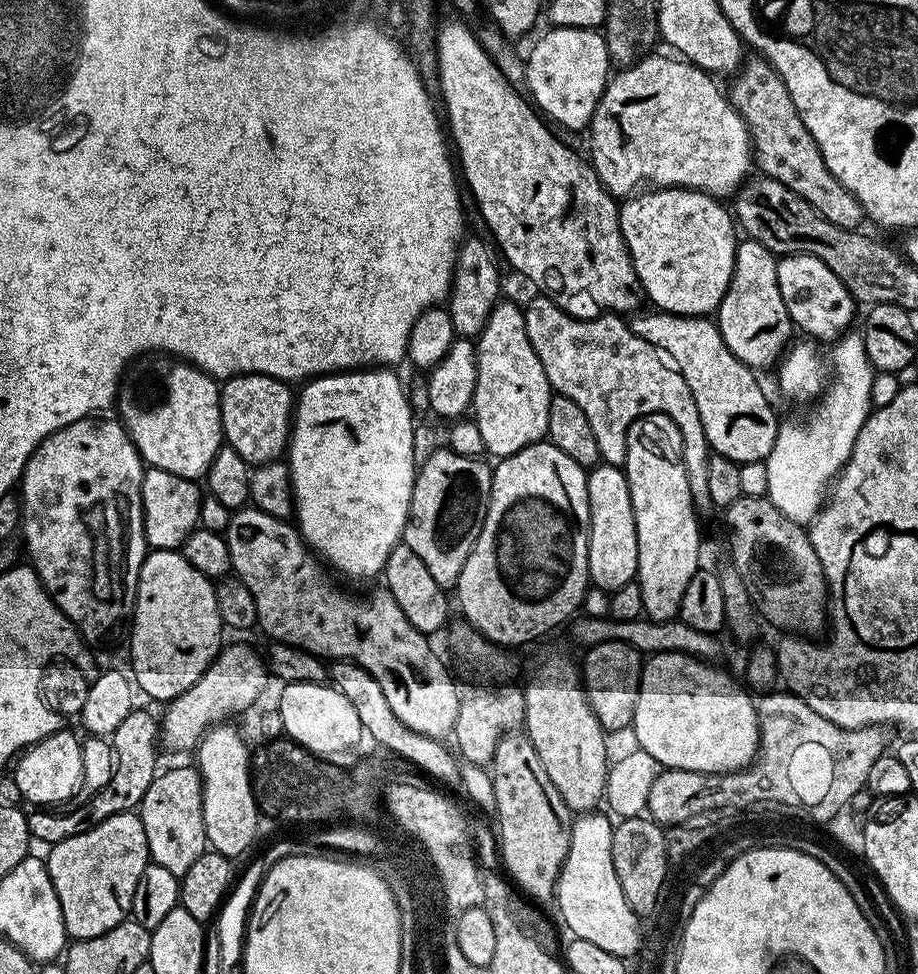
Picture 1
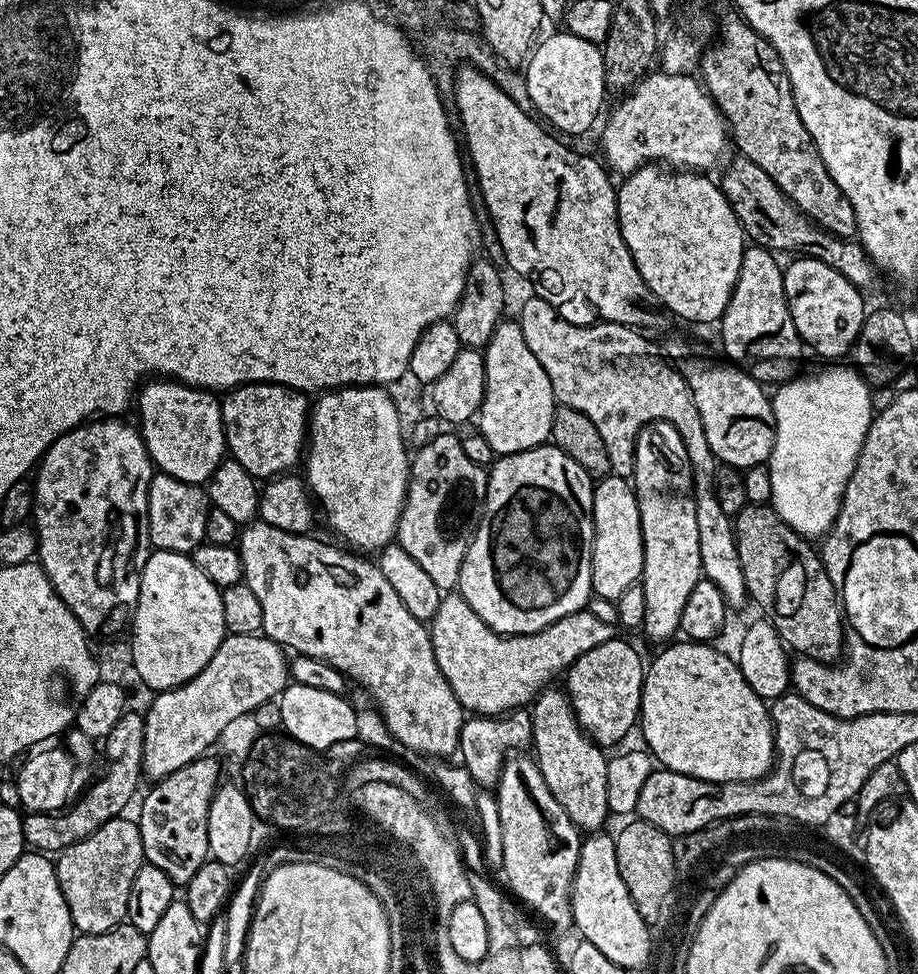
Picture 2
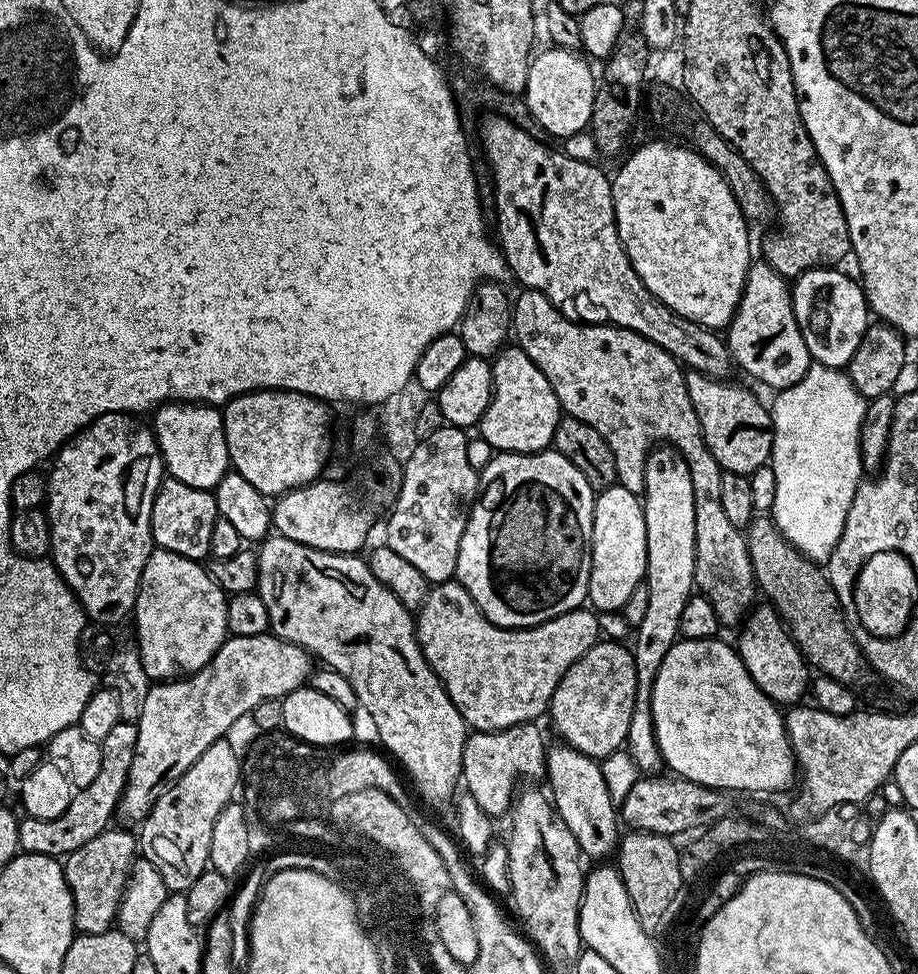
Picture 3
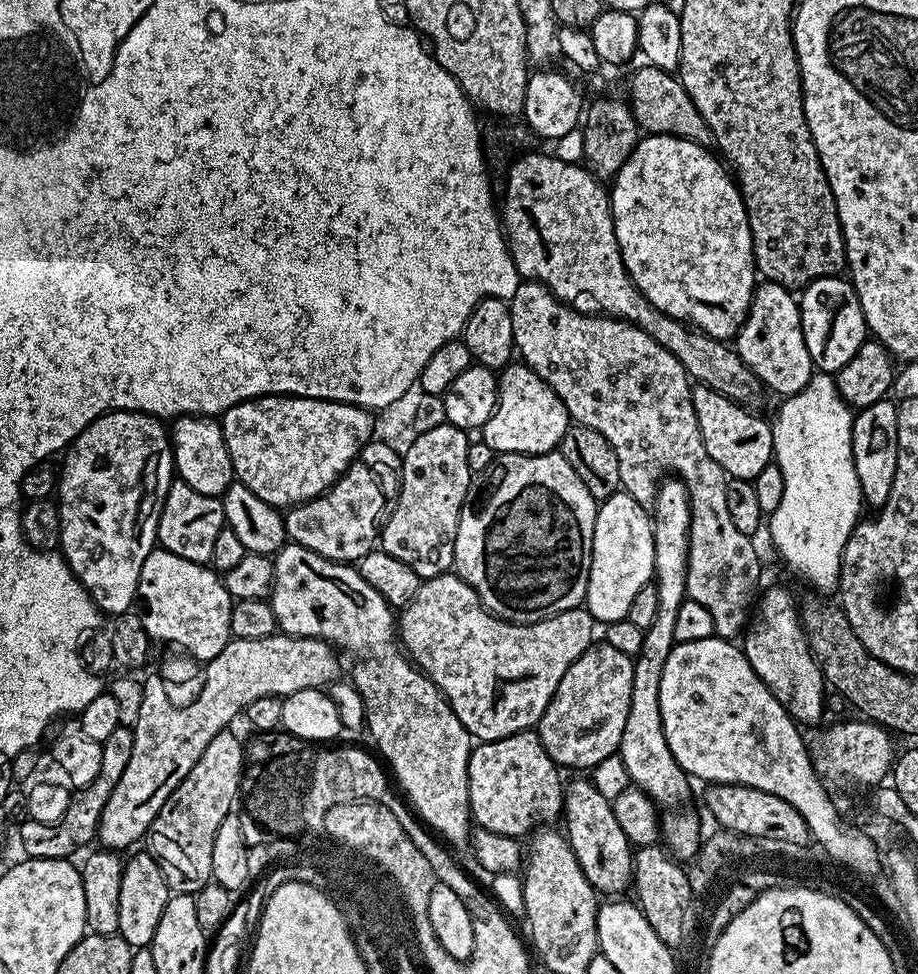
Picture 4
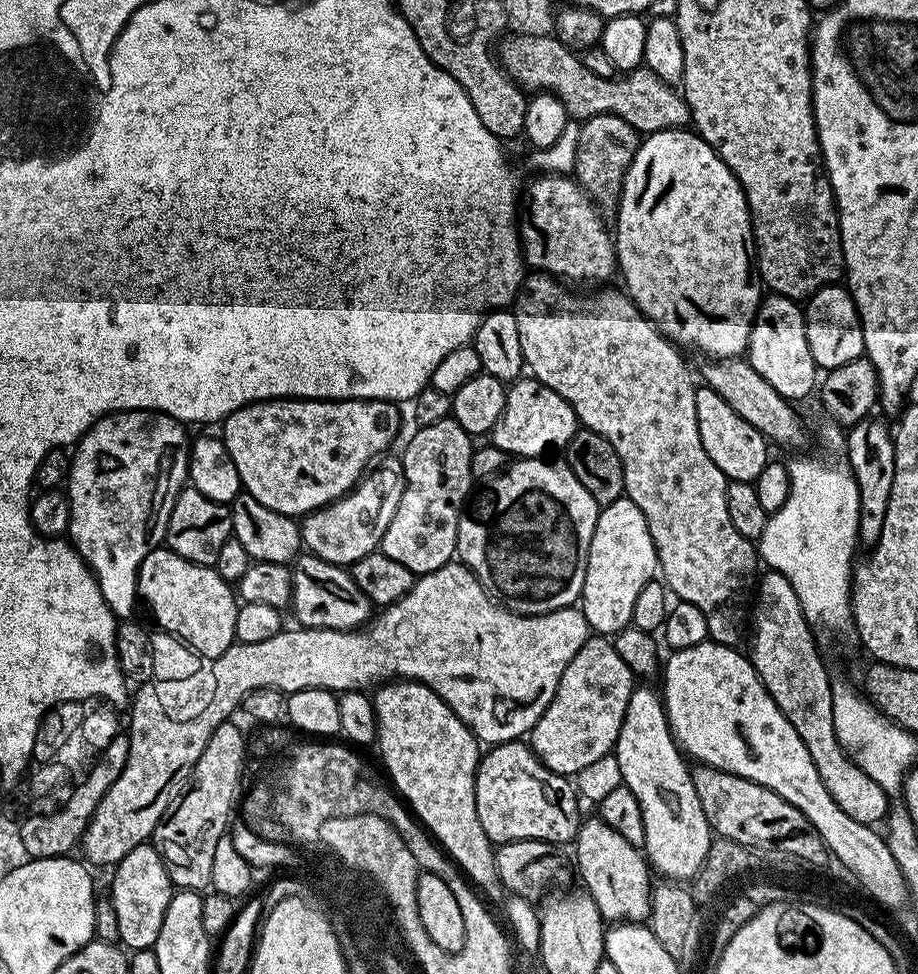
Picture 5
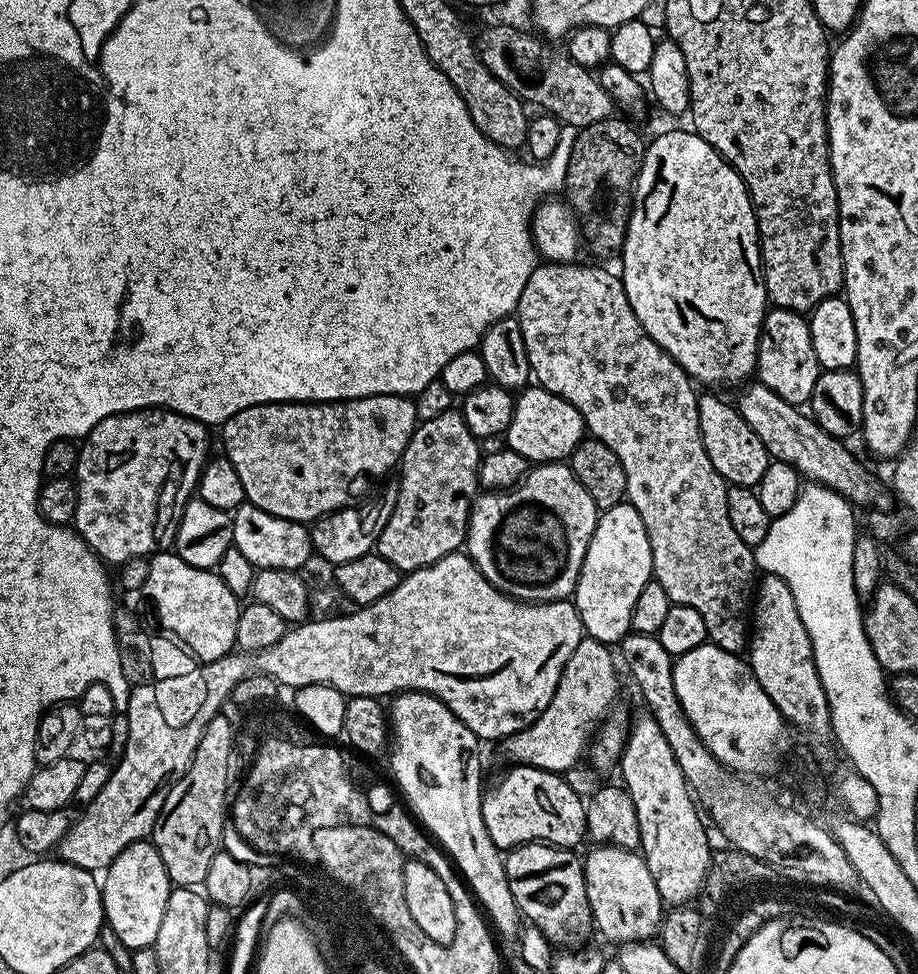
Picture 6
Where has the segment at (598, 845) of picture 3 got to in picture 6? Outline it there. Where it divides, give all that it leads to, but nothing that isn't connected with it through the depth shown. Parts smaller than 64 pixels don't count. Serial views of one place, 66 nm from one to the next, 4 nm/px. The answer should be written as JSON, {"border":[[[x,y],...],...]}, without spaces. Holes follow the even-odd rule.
{"border":[[[616,844],[593,847],[589,856],[583,857],[586,897],[592,911],[592,922],[597,933],[604,935],[615,946],[648,942],[659,933],[664,922],[666,905],[654,886],[654,874],[646,866],[643,855]]]}

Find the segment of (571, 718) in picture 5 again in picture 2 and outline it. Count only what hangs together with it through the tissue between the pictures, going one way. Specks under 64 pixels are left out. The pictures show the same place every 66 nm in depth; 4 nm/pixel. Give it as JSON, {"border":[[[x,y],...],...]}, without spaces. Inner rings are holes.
{"border":[[[614,638],[610,642],[602,642],[598,646],[594,646],[594,650],[586,650],[566,669],[568,700],[572,703],[576,721],[580,723],[580,727],[587,732],[594,743],[601,746],[616,744],[619,740],[627,738],[628,731],[632,727],[634,729],[637,727],[640,714],[640,699],[644,693],[645,671],[645,661],[640,661],[635,646],[627,644],[626,641],[620,640],[620,638]]]}

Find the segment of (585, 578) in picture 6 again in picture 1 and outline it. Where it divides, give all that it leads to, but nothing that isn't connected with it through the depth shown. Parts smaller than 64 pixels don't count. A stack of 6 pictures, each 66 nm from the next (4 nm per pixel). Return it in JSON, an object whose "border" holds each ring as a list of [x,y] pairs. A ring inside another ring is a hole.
{"border":[[[599,463],[588,472],[590,522],[588,523],[588,579],[606,593],[614,593],[618,586],[636,579],[638,570],[638,530],[634,526],[634,506],[630,502],[630,486],[624,477],[623,467]]]}

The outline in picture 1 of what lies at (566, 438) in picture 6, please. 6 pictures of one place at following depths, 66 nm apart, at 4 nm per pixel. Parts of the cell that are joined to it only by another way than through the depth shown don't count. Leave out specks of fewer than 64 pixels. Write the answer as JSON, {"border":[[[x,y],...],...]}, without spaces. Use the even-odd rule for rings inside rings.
{"border":[[[501,299],[497,303],[496,309],[490,314],[490,318],[486,322],[486,326],[480,331],[476,345],[476,361],[478,362],[478,386],[474,390],[474,398],[470,409],[471,415],[476,421],[478,430],[482,430],[482,442],[485,449],[489,453],[493,452],[496,458],[513,456],[515,452],[521,452],[524,448],[528,448],[531,444],[539,444],[547,437],[548,434],[548,419],[550,418],[550,402],[553,398],[553,391],[548,385],[546,378],[546,370],[542,366],[542,362],[538,362],[538,354],[534,354],[534,346],[530,346],[530,338],[526,334],[526,318],[524,317],[524,309],[521,305],[512,303],[511,300]]]}

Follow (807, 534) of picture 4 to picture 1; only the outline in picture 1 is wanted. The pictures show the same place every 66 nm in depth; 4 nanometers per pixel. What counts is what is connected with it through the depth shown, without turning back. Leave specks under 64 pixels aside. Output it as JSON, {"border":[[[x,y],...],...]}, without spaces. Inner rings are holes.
{"border":[[[849,330],[831,345],[832,360],[830,356],[830,368],[836,373],[831,373],[826,387],[820,393],[818,399],[811,405],[812,413],[805,420],[788,420],[779,425],[774,450],[770,450],[768,459],[768,491],[769,500],[786,514],[794,522],[802,525],[809,525],[825,507],[826,497],[830,491],[830,485],[840,471],[844,468],[845,462],[850,458],[854,450],[854,442],[858,438],[858,430],[868,420],[868,413],[873,411],[871,400],[871,384],[874,377],[874,369],[870,358],[866,358],[866,346],[864,345],[864,334],[860,330]]]}

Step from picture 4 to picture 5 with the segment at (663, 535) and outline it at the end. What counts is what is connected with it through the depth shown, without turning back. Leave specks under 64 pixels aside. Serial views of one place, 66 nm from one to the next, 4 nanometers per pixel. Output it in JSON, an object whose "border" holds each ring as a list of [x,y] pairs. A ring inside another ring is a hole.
{"border":[[[633,687],[630,702],[626,702],[626,714],[622,718],[614,755],[621,770],[623,787],[629,788],[640,803],[644,827],[642,851],[651,871],[661,872],[664,875],[661,877],[668,882],[691,881],[700,873],[706,854],[710,854],[714,833],[708,825],[706,810],[702,810],[702,802],[698,802],[692,768],[672,735],[668,711],[664,709],[664,701],[657,689],[655,692],[652,688]]]}

